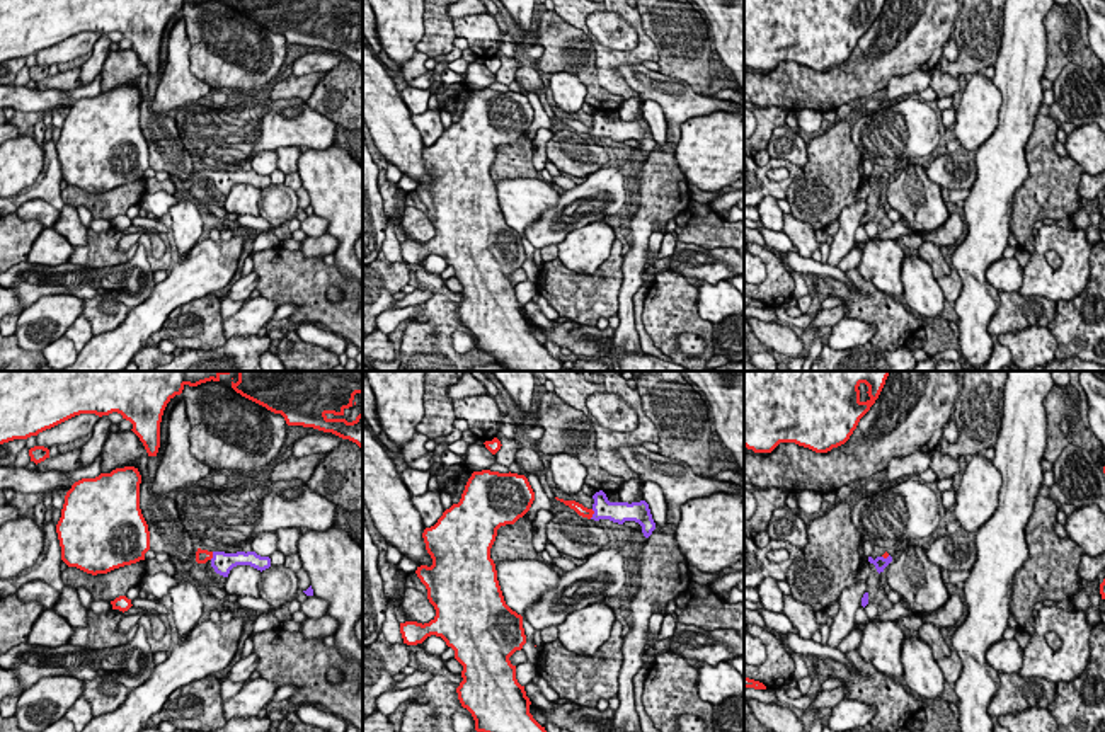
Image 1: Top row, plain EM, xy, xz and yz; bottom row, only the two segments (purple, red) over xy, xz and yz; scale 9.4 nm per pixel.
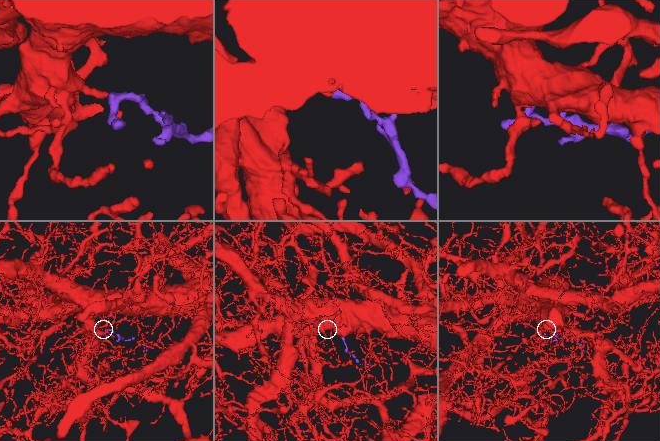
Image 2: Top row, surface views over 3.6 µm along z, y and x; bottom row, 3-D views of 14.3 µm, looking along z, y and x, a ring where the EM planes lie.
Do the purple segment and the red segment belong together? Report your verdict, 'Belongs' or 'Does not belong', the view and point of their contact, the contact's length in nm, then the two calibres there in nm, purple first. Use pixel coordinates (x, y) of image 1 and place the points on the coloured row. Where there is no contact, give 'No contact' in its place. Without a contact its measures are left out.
Belongs. Touches purple at xz (593, 514). Shared border 100 nm. Thickness 190 nm (purple) against 100 nm

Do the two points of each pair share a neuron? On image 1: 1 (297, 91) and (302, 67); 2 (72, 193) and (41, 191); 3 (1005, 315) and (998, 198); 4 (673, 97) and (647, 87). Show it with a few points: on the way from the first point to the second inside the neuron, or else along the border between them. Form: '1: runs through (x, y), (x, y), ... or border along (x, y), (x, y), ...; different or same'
1: border along (324, 70), (291, 75); different
2: border along (60, 191), (60, 198), (65, 203); different
3: border along (1000, 291), (1000, 307), (986, 329); different
4: runs through (666, 91), (654, 87); same

